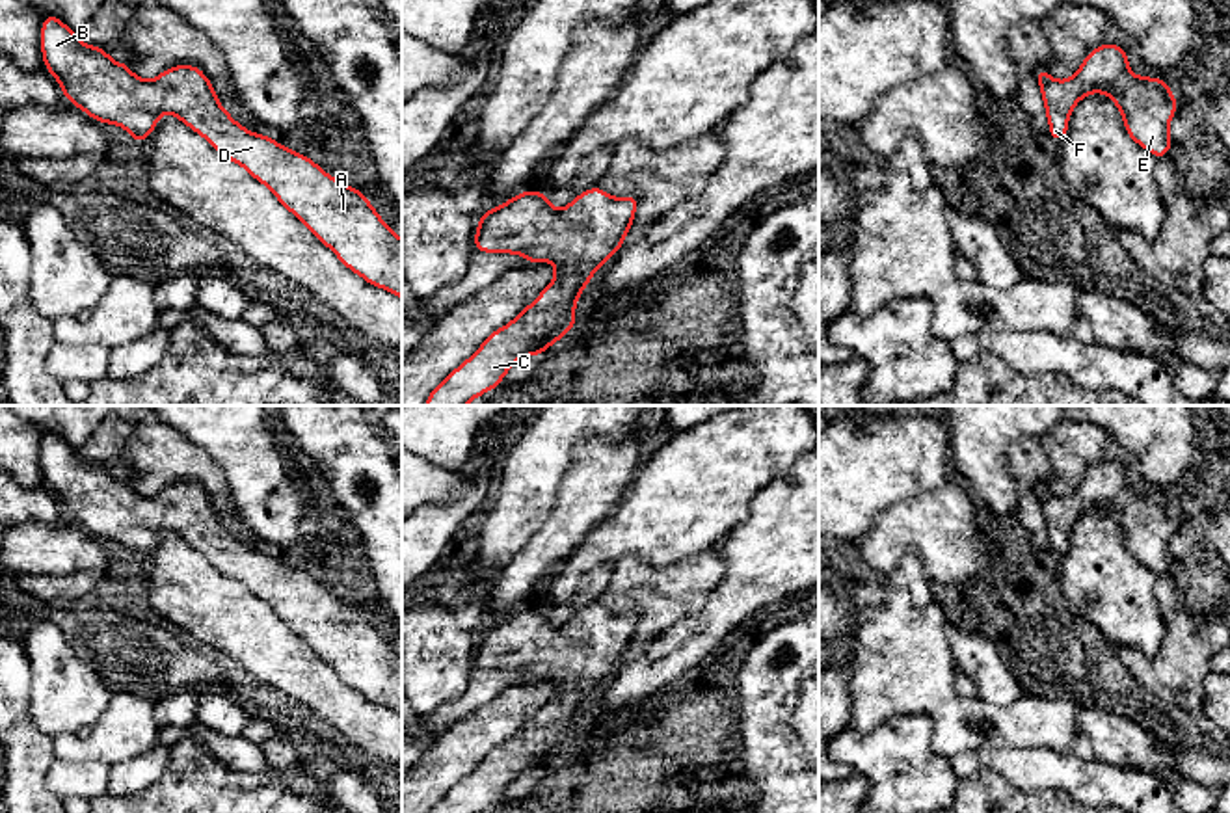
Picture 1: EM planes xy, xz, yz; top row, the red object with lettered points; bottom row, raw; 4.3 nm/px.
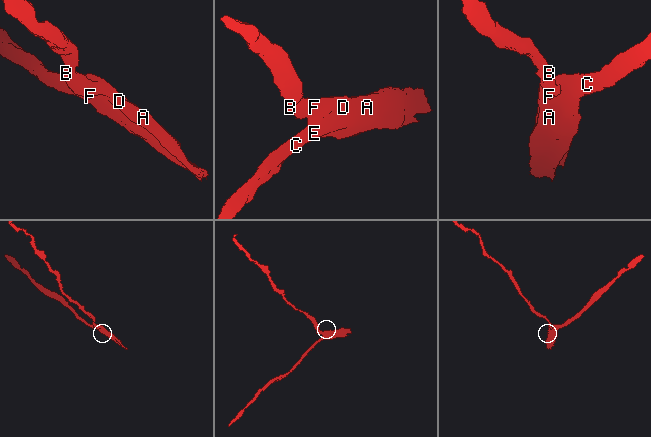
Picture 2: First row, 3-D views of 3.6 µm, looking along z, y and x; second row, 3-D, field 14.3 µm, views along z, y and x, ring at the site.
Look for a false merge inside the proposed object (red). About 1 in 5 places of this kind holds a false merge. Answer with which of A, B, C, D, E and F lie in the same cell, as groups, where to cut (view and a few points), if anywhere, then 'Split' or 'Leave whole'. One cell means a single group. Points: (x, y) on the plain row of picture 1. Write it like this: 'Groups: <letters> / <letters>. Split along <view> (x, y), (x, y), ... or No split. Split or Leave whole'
Groups: A B C D E F. No split. Leave whole

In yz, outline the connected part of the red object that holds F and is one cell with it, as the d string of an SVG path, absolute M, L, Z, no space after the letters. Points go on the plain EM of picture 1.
M1103 460L1090 467L1068 497L1051 495L1044 484L1035 495L1042 508L1051 558L1068 551L1070 530L1083 513L1105 510L1116 521L1135 560L1156 575L1172 566L1169 543L1180 519L1163 495L1133 491L1122 463Z

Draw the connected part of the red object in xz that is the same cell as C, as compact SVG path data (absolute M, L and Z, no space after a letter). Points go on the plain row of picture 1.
M594 603L579 610L562 627L551 623L547 610L534 606L521 608L506 620L499 621L497 625L488 625L478 636L478 644L475 649L475 666L484 670L525 672L527 681L538 681L541 677L547 677L555 683L555 696L512 739L495 746L480 761L480 765L458 785L454 785L428 813L482 813L484 809L497 806L497 802L504 796L506 789L521 774L540 772L549 763L558 759L579 737L575 731L575 720L590 700L592 692L625 660L625 651L633 644L636 621L636 612L612 614L605 610L599 603Z

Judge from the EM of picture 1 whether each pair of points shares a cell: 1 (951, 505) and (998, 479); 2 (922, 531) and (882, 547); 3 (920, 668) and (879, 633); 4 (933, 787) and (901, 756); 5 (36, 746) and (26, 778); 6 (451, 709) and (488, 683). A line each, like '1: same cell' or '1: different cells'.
1: different cells
2: same cell
3: same cell
4: same cell
5: same cell
6: same cell

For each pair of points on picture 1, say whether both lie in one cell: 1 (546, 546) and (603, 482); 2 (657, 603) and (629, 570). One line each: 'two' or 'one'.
1: one
2: one

